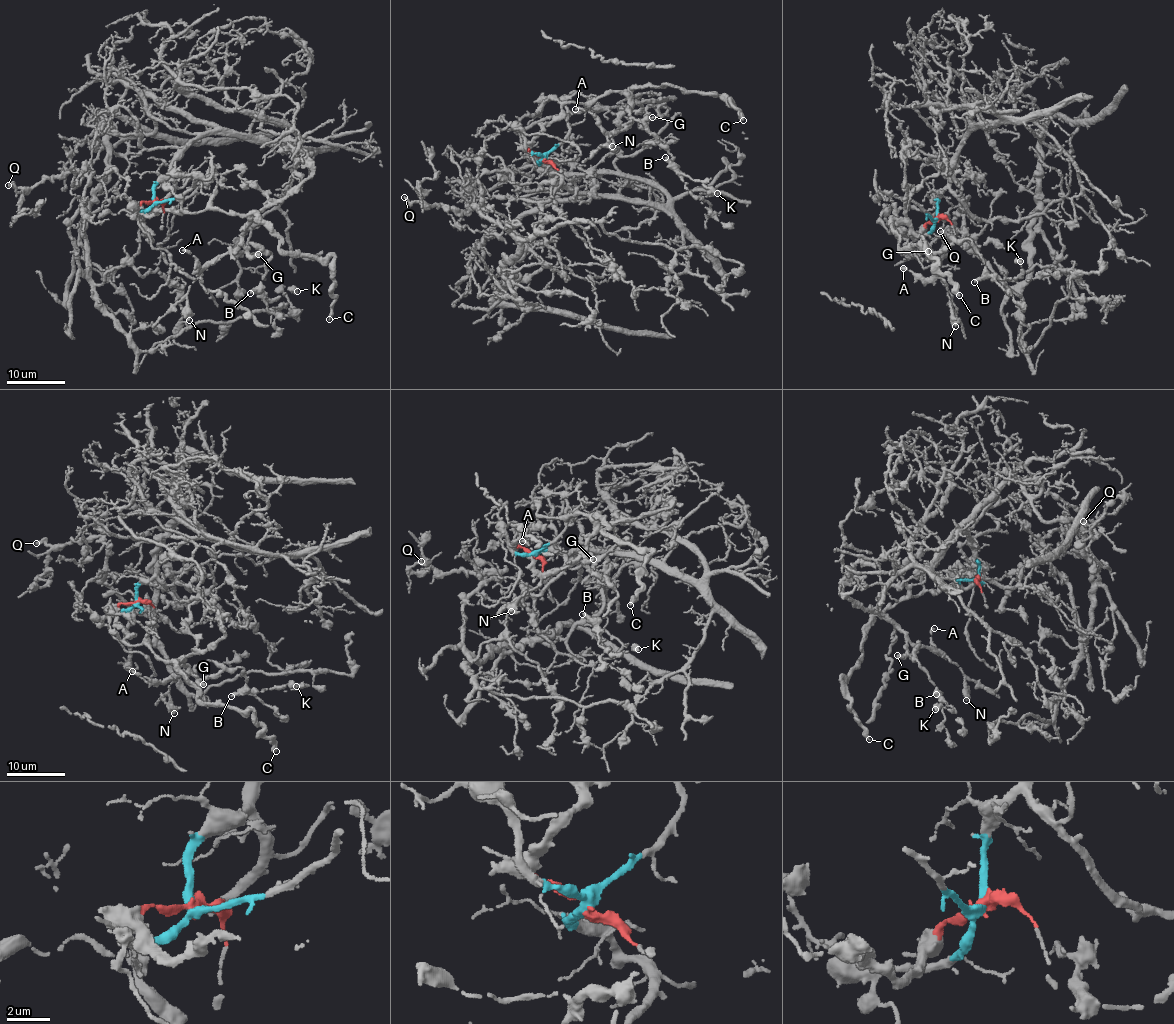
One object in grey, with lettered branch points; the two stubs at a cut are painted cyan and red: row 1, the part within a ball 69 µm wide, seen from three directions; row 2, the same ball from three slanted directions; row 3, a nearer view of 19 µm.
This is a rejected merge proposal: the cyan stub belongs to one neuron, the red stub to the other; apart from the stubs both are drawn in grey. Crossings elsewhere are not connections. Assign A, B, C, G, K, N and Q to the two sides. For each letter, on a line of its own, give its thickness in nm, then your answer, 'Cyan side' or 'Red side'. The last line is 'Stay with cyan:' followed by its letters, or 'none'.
A: Thickness 240 nm. Red side
B: Thickness 320 nm. Red side
C: Thickness 320 nm. Red side
G: Thickness 360 nm. Red side
K: Thickness 600 nm. Red side
N: Thickness 480 nm. Red side
Q: Thickness 280 nm. Cyan side
Stay with cyan: Q

